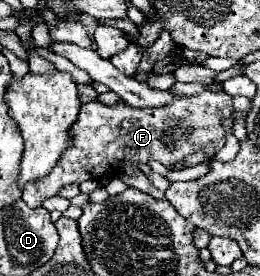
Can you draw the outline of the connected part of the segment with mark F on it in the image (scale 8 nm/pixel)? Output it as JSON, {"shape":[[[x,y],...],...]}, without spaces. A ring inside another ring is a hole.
{"shape":[[[226,92],[184,96],[162,108],[132,108],[124,102],[116,106],[104,106],[100,102],[82,104],[78,120],[74,122],[74,128],[70,128],[72,144],[66,148],[66,154],[62,154],[62,160],[58,160],[58,168],[54,168],[46,180],[26,184],[22,200],[30,208],[38,208],[46,198],[56,196],[62,186],[98,180],[110,174],[110,168],[118,170],[128,164],[136,166],[138,162],[148,164],[148,160],[158,160],[164,166],[170,166],[184,160],[190,152],[218,152],[226,140],[220,120],[224,116],[232,116],[232,112],[232,96]]]}

